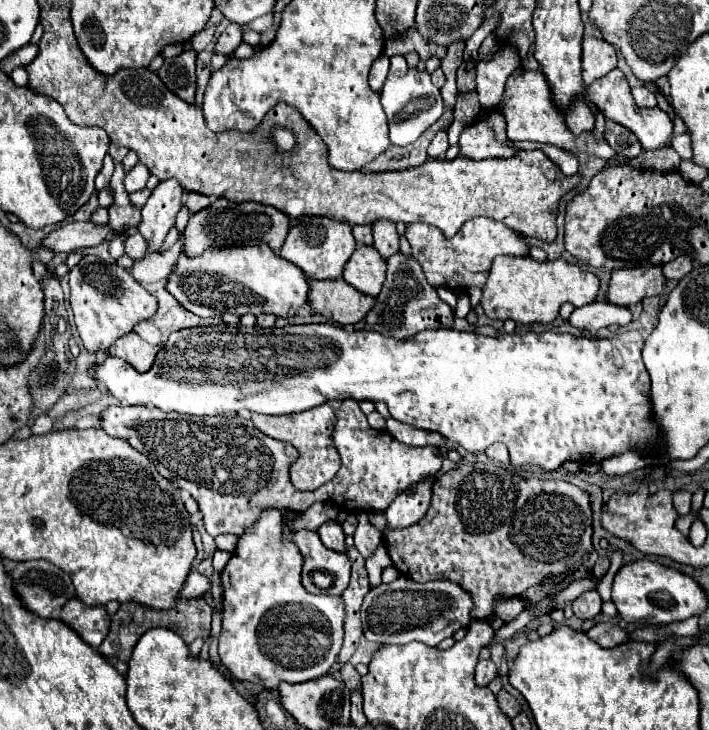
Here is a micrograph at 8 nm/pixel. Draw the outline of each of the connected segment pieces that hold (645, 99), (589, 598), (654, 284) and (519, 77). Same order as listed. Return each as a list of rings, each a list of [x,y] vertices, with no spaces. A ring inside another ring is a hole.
[[[638,86],[638,88],[632,88],[632,94],[634,94],[634,100],[638,106],[646,106],[646,108],[656,108],[658,106],[658,100],[656,100],[656,94],[650,92],[646,86]]]
[[[590,590],[590,592],[584,592],[580,594],[574,602],[572,602],[572,610],[578,618],[582,620],[588,620],[588,618],[594,618],[600,614],[600,608],[602,608],[602,600],[598,596],[596,590]]]
[[[660,266],[614,270],[608,282],[606,302],[616,306],[632,306],[646,296],[662,294],[666,278]]]
[[[518,68],[516,72],[512,72],[512,76],[506,80],[504,96],[500,100],[500,112],[506,120],[506,132],[508,132],[510,140],[548,142],[548,144],[554,144],[564,150],[584,150],[584,152],[596,154],[604,160],[608,160],[616,154],[616,152],[612,152],[612,148],[608,146],[606,140],[596,142],[592,132],[584,132],[582,136],[576,138],[568,130],[568,126],[564,122],[564,114],[552,104],[552,94],[550,94],[548,82],[542,72],[534,72],[534,70],[526,70],[526,68]]]

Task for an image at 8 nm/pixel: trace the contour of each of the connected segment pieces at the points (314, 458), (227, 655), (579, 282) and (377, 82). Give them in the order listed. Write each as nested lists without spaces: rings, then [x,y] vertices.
[[[330,404],[316,406],[312,410],[298,412],[296,416],[266,416],[266,414],[252,414],[254,426],[264,432],[266,436],[282,442],[290,442],[292,446],[298,448],[300,456],[290,468],[290,478],[292,484],[298,490],[316,490],[328,480],[332,480],[340,468],[340,456],[332,444],[332,430],[334,430],[334,408]]]
[[[316,502],[308,510],[298,512],[294,518],[286,518],[290,508],[264,508],[252,528],[246,528],[238,538],[236,550],[220,574],[222,586],[222,634],[218,640],[220,662],[238,680],[252,680],[258,676],[268,690],[278,688],[278,682],[306,682],[328,674],[330,666],[338,658],[344,640],[344,600],[340,596],[314,596],[308,594],[300,582],[304,558],[296,544],[282,534],[282,524],[296,530],[318,530],[320,524],[336,520],[338,506],[332,502]]]
[[[496,256],[492,260],[492,268],[482,288],[482,308],[486,316],[492,320],[514,320],[520,324],[550,324],[564,302],[572,302],[574,306],[586,306],[596,300],[598,294],[598,278],[576,264],[568,264],[564,260],[554,262],[536,262],[530,256]]]
[[[380,54],[376,58],[376,62],[372,64],[372,70],[370,70],[370,76],[368,76],[368,84],[374,92],[380,92],[382,90],[382,84],[386,80],[386,74],[388,74],[388,66],[390,66],[390,60],[386,54]]]

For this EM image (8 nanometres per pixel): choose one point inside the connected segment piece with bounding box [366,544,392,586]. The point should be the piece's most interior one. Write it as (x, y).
(379, 560)

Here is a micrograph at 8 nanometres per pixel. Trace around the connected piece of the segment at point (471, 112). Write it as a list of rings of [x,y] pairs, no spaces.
[[[476,90],[460,93],[454,107],[454,122],[448,130],[450,144],[456,144],[465,126],[468,126],[480,112],[480,103]]]

